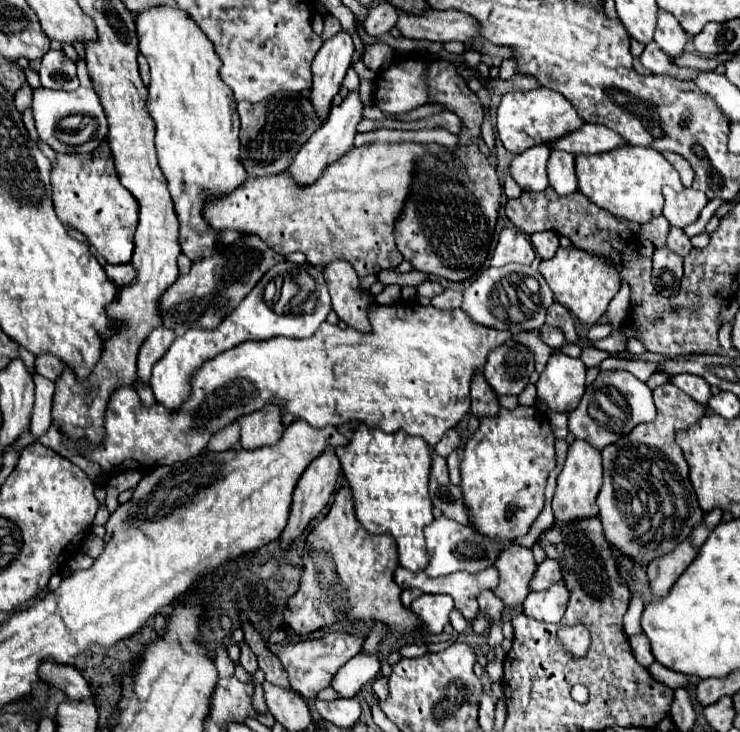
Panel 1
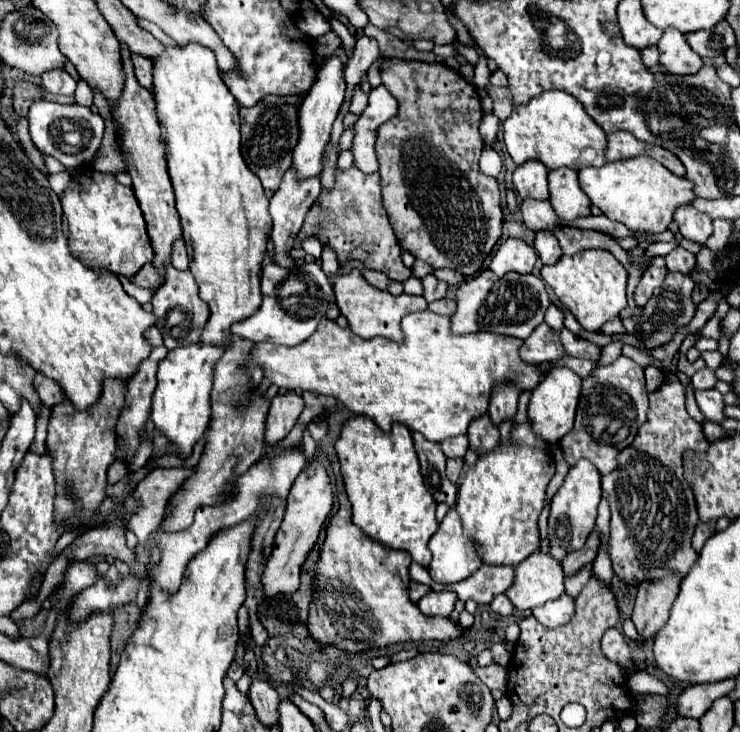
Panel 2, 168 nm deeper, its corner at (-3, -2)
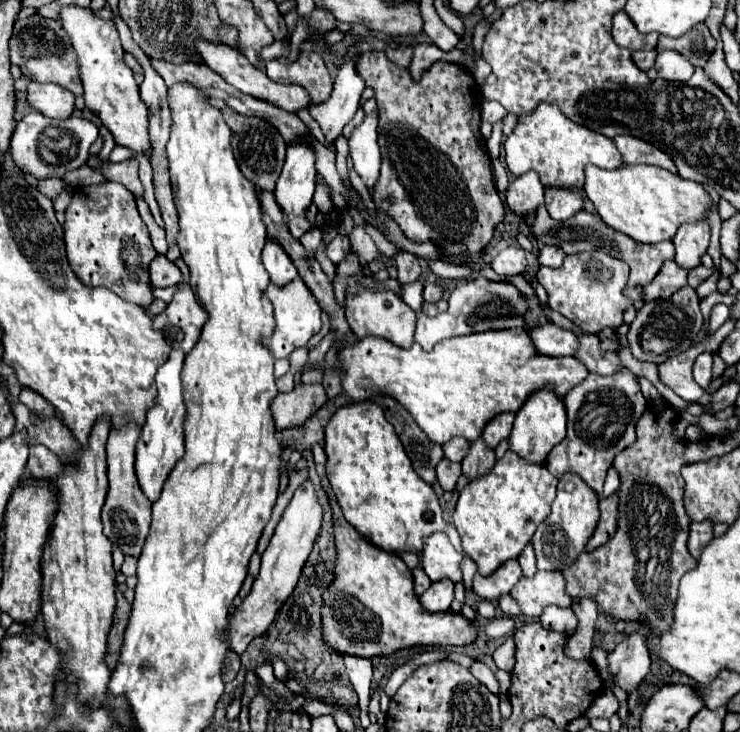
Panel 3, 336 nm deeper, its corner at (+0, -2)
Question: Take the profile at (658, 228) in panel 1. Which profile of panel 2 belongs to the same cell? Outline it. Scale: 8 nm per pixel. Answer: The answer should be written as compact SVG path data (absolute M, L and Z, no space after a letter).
M655 256L647 268L647 272L643 274L643 278L639 280L637 288L635 288L635 302L637 306L645 306L647 300L651 298L653 290L657 286L663 284L663 278L667 274L667 268L665 268L665 258L663 256Z

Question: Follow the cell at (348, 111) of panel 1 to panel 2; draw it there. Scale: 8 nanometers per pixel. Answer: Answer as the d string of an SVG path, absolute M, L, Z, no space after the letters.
M289 168L283 176L283 182L279 186L279 190L273 194L271 198L271 204L269 204L269 214L273 218L273 230L271 230L271 240L275 242L275 264L281 264L285 268L291 268L293 266L293 260L289 256L293 244L295 244L295 236L299 232L299 228L303 226L303 220L305 220L305 214L307 210L311 208L311 204L317 200L321 192L321 182L319 182L319 174L313 176L313 178L299 178L297 176L297 170L295 168Z

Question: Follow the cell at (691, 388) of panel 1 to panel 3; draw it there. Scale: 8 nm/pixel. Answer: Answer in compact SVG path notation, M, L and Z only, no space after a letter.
M700 354L694 362L694 380L702 386L708 388L712 380L712 354Z

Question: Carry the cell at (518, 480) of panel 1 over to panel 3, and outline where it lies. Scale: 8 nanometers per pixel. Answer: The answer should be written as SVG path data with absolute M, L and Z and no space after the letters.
M506 452L484 478L472 480L456 502L454 526L462 538L464 552L476 562L478 574L490 576L508 558L518 558L534 536L538 524L550 514L550 504L556 498L556 484L546 466L532 466Z

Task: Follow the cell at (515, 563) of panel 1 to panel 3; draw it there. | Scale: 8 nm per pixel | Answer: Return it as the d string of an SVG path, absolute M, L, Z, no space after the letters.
M536 572L534 578L522 578L510 596L520 604L524 616L538 618L548 604L570 606L572 598L564 590L566 580L560 572Z

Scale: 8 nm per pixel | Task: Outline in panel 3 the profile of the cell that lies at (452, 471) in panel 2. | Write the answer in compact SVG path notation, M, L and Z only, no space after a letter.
M442 458L436 466L436 476L438 476L438 484L442 486L442 490L454 490L456 480L458 480L460 474L462 474L460 464L450 462L446 458Z

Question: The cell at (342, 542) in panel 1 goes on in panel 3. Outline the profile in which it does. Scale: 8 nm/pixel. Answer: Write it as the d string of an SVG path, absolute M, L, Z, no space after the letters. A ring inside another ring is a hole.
M322 444L312 446L316 472L322 480L322 488L328 494L332 506L334 520L334 538L336 538L336 578L330 588L324 592L324 640L340 654L352 656L388 656L402 648L412 646L466 646L472 644L478 636L476 626L464 618L462 614L444 612L430 614L422 608L418 596L414 594L412 572L408 566L396 556L378 546L370 544L364 536L360 536L342 516L342 510L336 502L334 492L328 486L326 478L326 454ZM380 618L380 626L378 626Z

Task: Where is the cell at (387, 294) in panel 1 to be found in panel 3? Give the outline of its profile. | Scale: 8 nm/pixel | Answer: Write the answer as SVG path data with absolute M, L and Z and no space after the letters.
M478 276L470 282L462 282L456 286L450 294L450 306L446 312L430 318L422 314L421 305L423 303L423 284L420 281L412 284L402 284L402 296L408 306L412 306L418 314L416 322L416 332L414 340L430 352L432 346L444 338L454 338L454 336L464 336L464 334L474 334L474 332L484 332L484 330L504 330L504 328L524 328L524 312L528 312L528 306L520 294L520 290L512 284L506 282L490 282L484 276Z

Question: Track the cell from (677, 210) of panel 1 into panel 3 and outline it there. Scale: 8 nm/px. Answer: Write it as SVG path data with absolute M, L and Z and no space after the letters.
M698 222L698 224L682 224L676 232L676 236L672 238L674 246L676 246L676 256L674 262L680 268L692 270L696 266L700 266L700 258L706 254L708 250L708 242L710 242L710 228L706 222Z

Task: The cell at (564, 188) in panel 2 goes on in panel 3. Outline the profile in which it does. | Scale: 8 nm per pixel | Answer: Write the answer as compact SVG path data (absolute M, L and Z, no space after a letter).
M546 188L546 210L550 218L568 220L582 208L582 200L578 200L574 192L558 192L558 188Z

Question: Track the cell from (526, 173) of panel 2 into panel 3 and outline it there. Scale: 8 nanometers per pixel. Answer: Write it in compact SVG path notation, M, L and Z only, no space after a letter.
M526 172L526 176L516 178L506 190L506 206L520 218L534 214L540 204L544 204L544 188L538 184L538 176L534 176L534 172Z

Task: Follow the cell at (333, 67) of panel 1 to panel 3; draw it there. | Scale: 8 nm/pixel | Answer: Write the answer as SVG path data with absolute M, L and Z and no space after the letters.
M306 140L298 142L298 144L290 144L288 150L286 150L286 162L284 162L282 174L280 174L280 178L276 182L276 188L274 188L274 196L276 196L276 202L282 208L282 212L288 216L288 230L294 238L300 238L304 232L314 228L306 218L306 210L312 202L314 188L316 188L314 176L316 176L314 152L310 150L310 144Z

